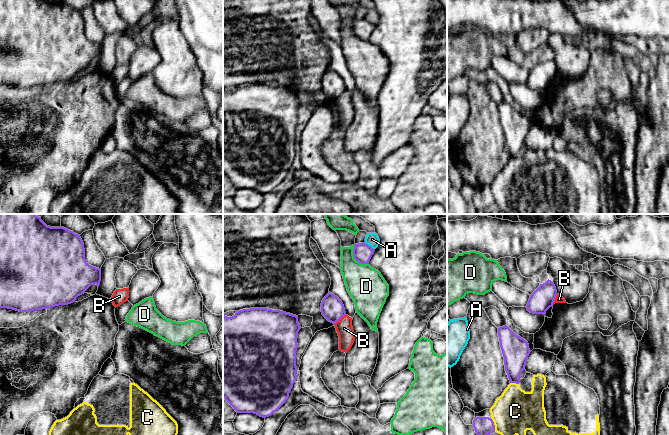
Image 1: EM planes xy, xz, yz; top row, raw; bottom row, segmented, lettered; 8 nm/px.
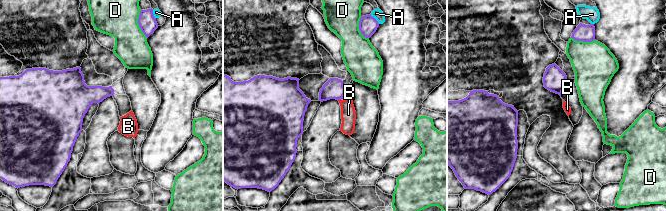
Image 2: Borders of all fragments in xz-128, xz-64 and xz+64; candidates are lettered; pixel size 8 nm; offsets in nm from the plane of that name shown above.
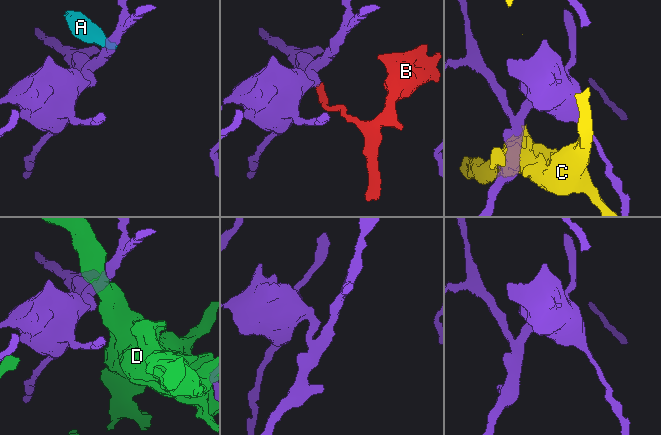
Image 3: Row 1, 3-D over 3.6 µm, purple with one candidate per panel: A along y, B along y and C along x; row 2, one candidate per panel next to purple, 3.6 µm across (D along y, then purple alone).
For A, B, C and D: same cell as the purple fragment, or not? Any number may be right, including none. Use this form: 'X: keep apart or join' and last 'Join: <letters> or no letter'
A: keep apart
B: keep apart
C: keep apart
D: keep apart
Join: no letter

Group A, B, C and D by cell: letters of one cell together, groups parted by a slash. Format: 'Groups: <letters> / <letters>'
Groups: A B / C / D

